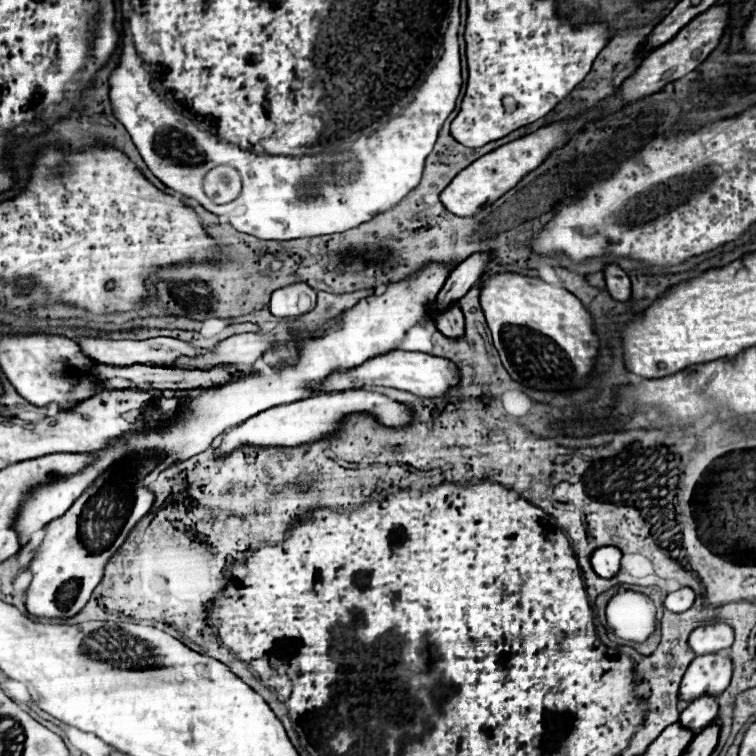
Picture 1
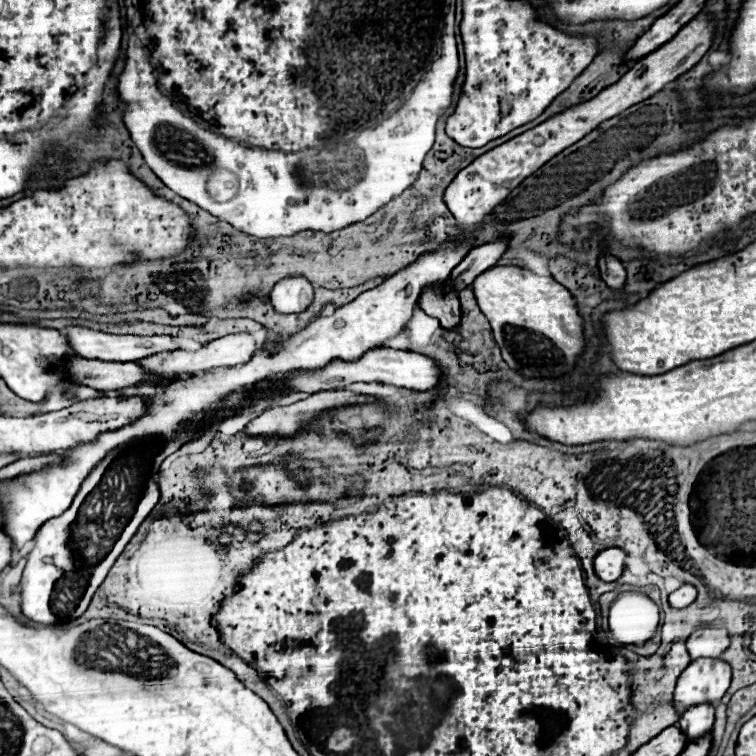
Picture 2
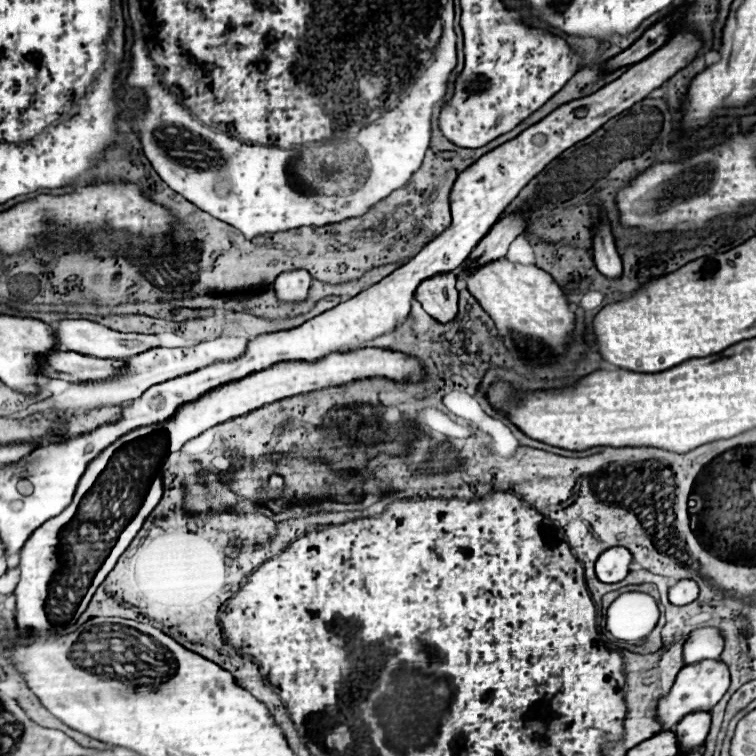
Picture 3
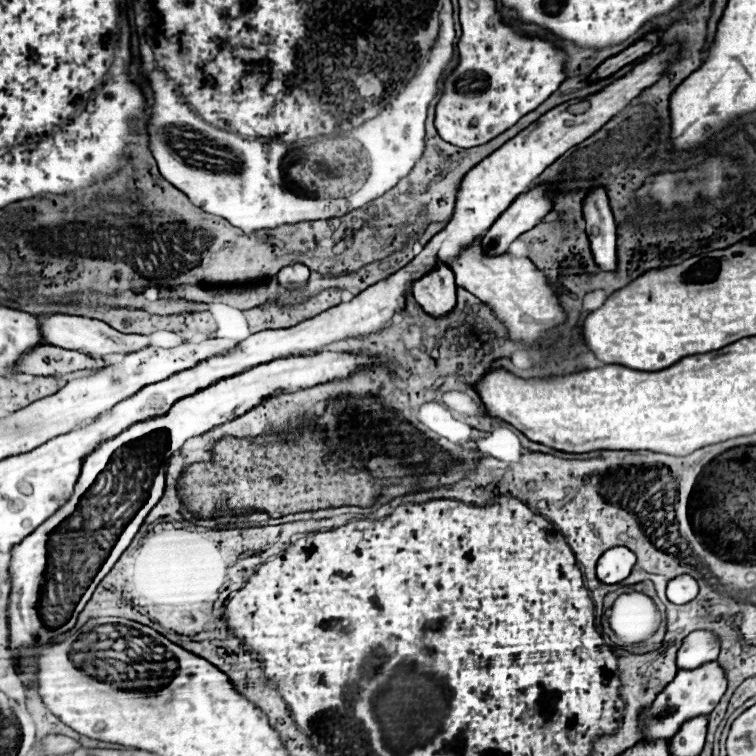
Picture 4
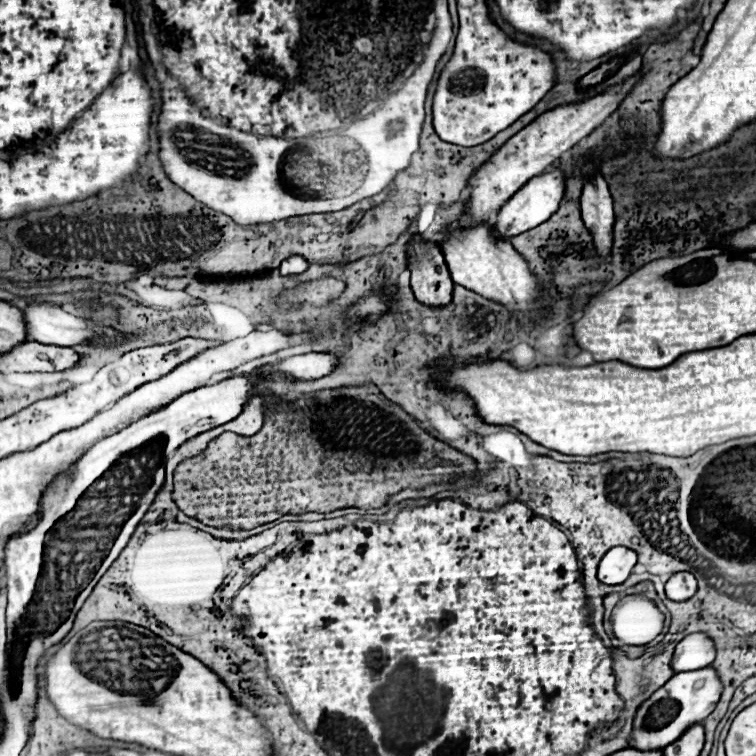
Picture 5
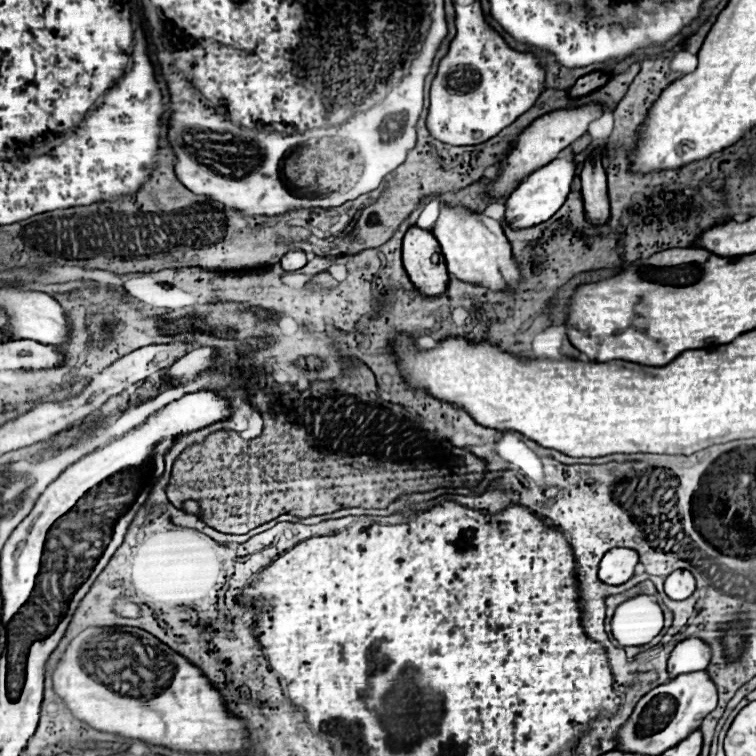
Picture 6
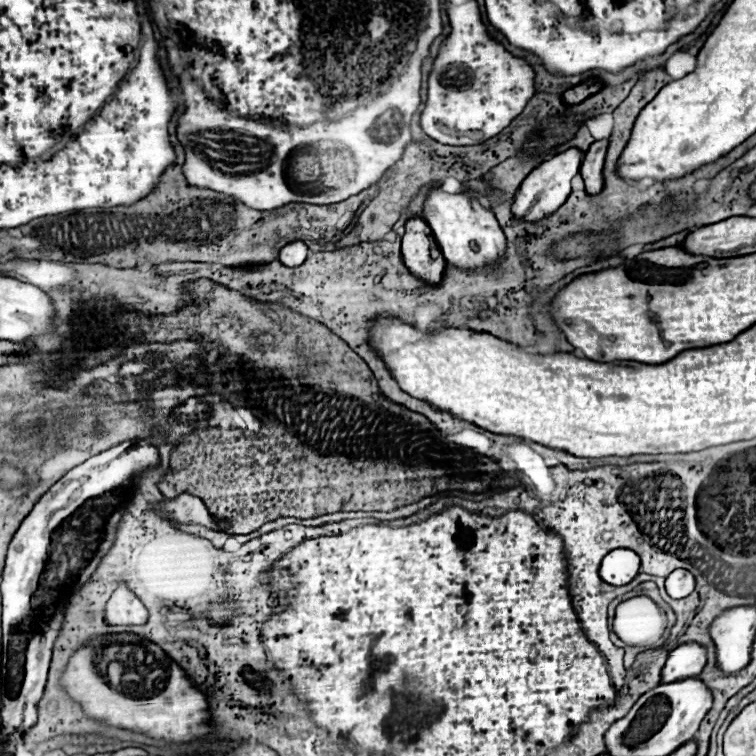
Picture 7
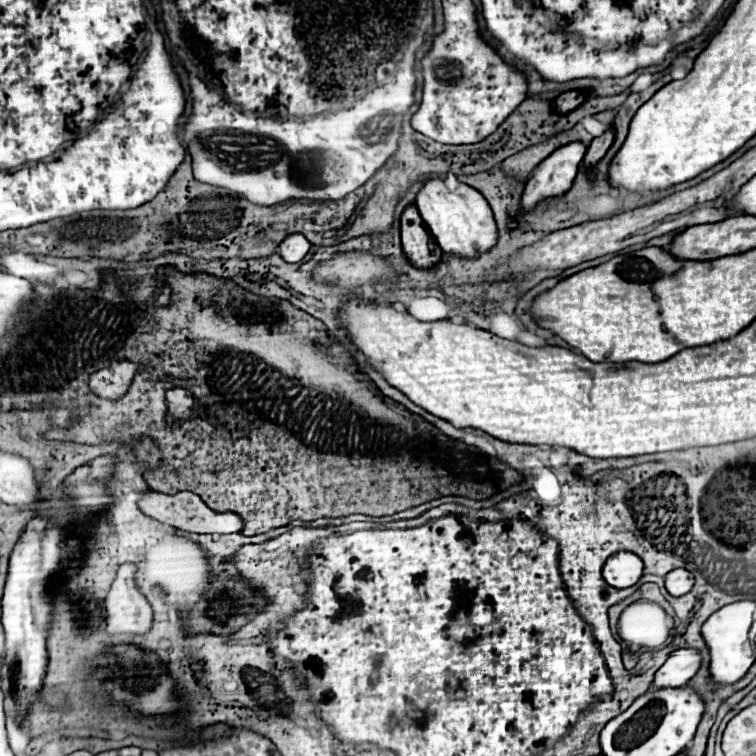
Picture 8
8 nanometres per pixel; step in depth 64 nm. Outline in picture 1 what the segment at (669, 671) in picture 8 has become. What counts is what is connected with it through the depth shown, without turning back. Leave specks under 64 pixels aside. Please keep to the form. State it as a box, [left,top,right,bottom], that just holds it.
[688,622,734,656]

